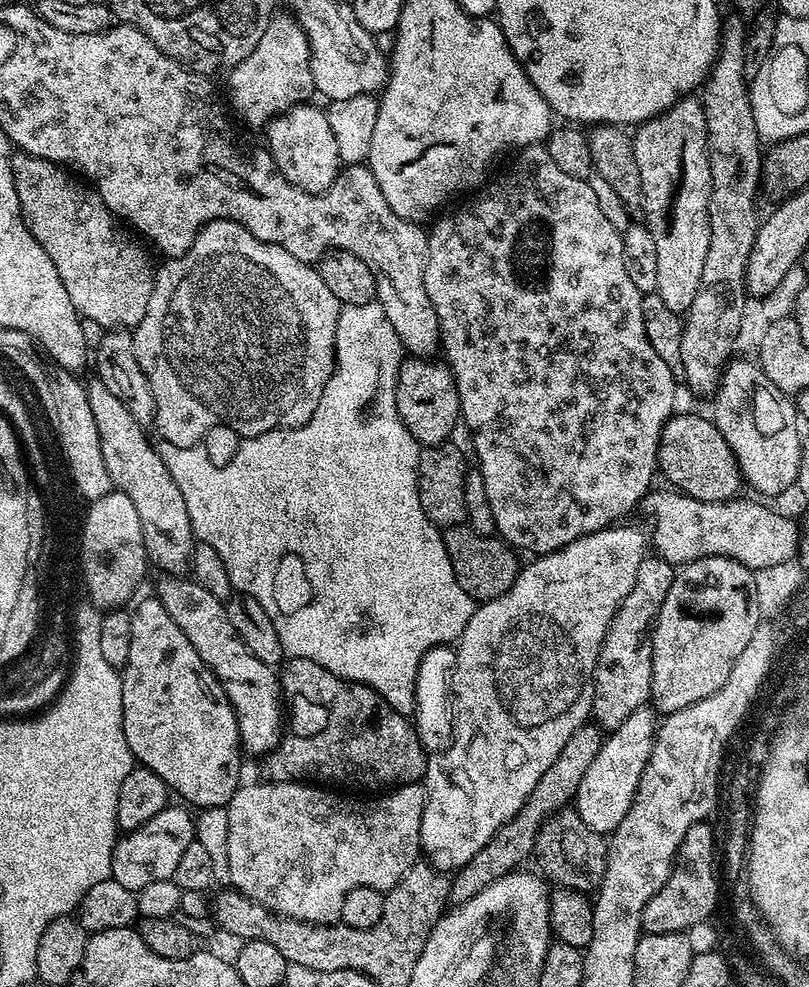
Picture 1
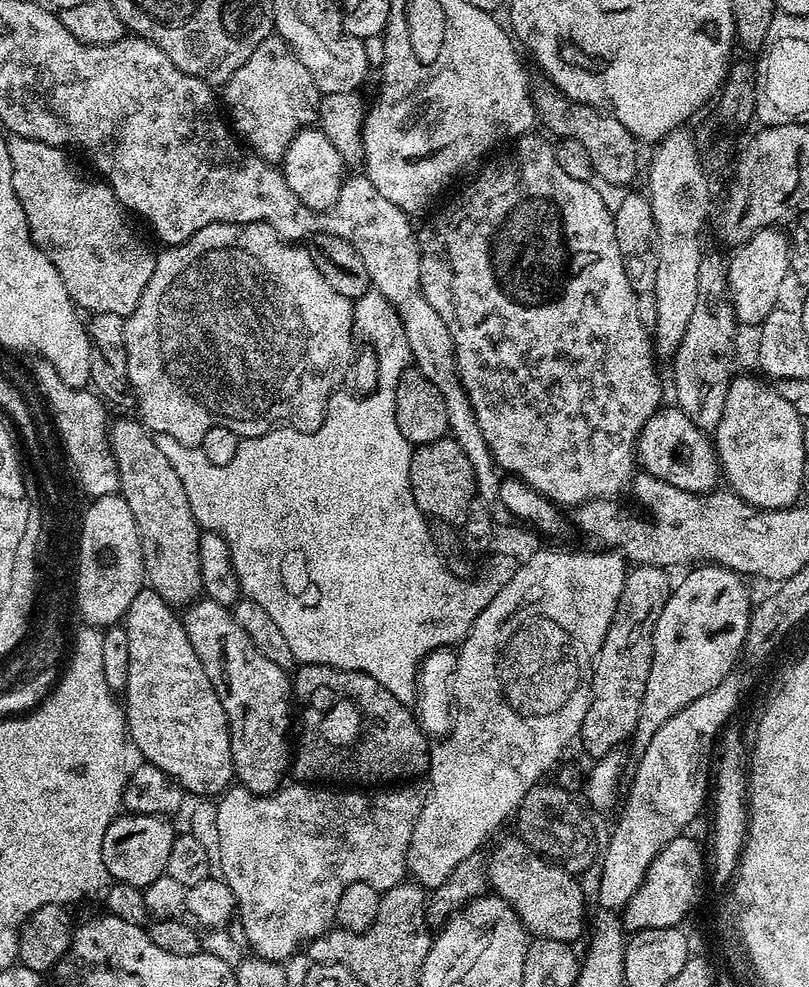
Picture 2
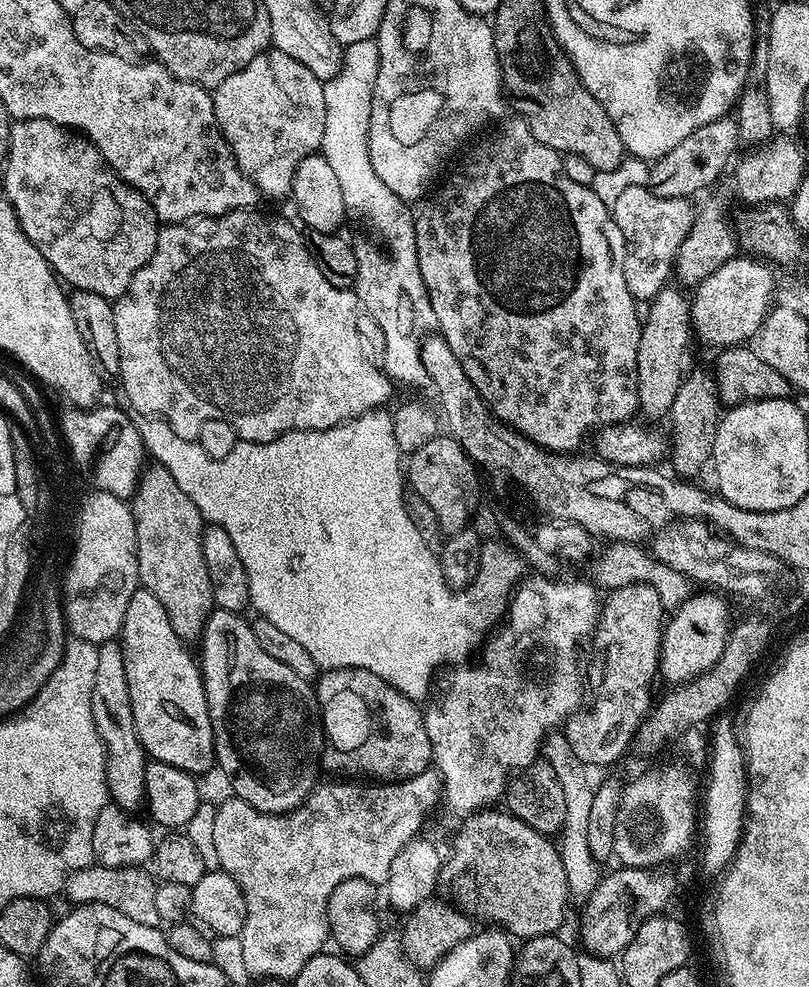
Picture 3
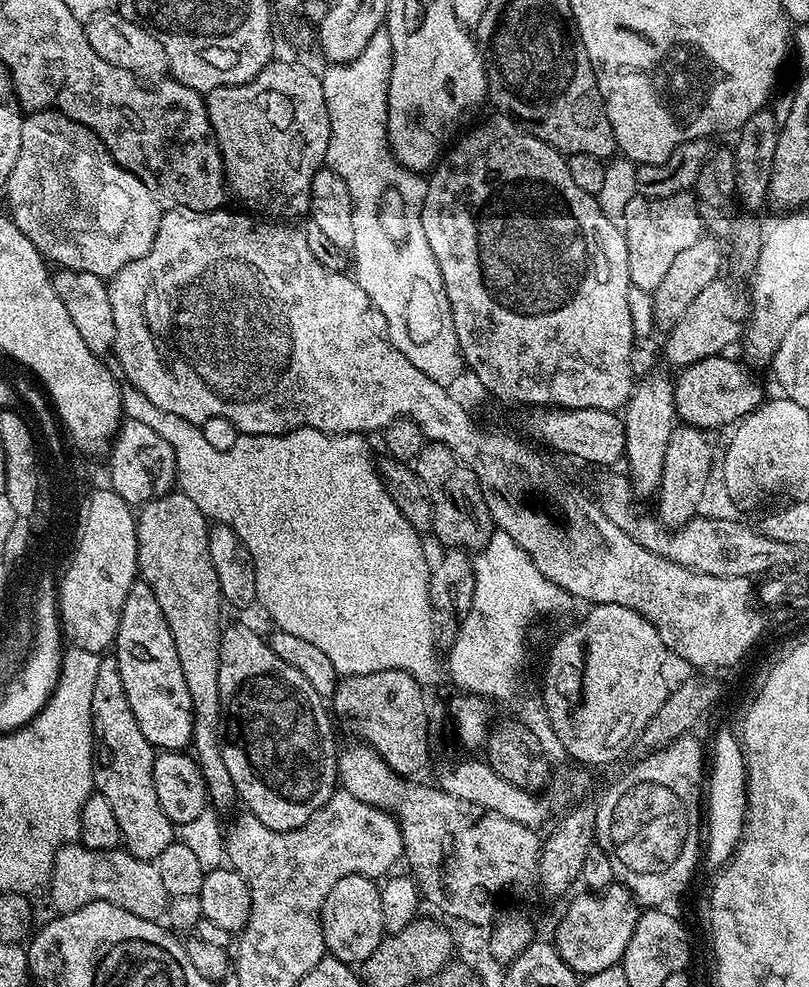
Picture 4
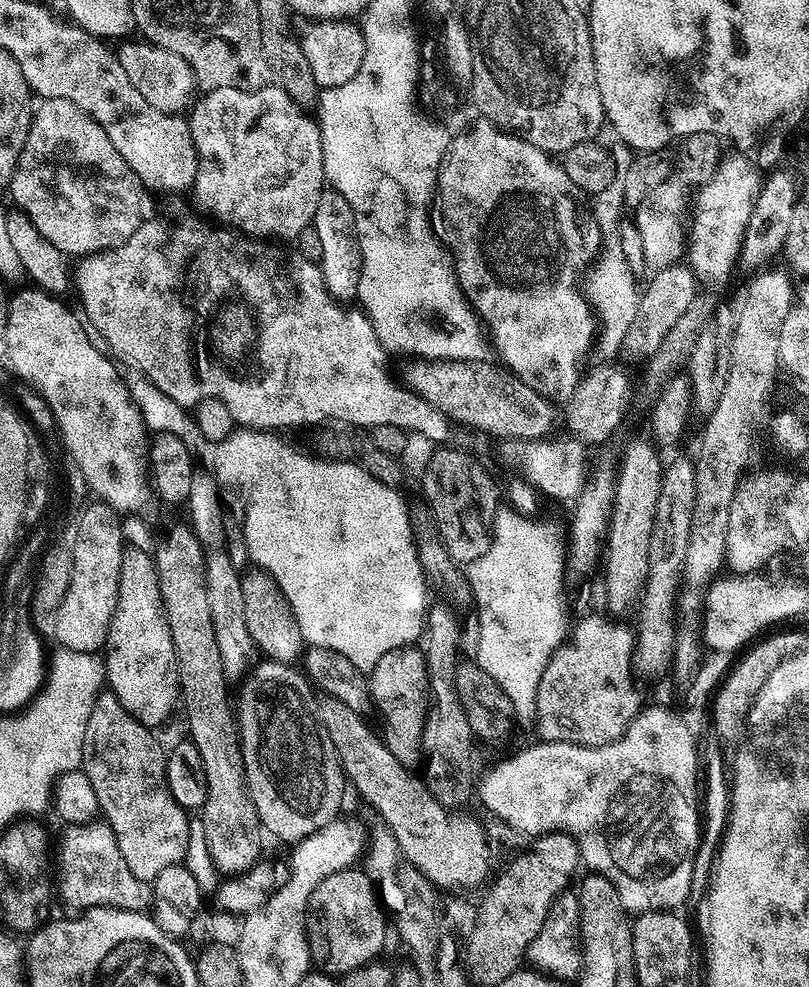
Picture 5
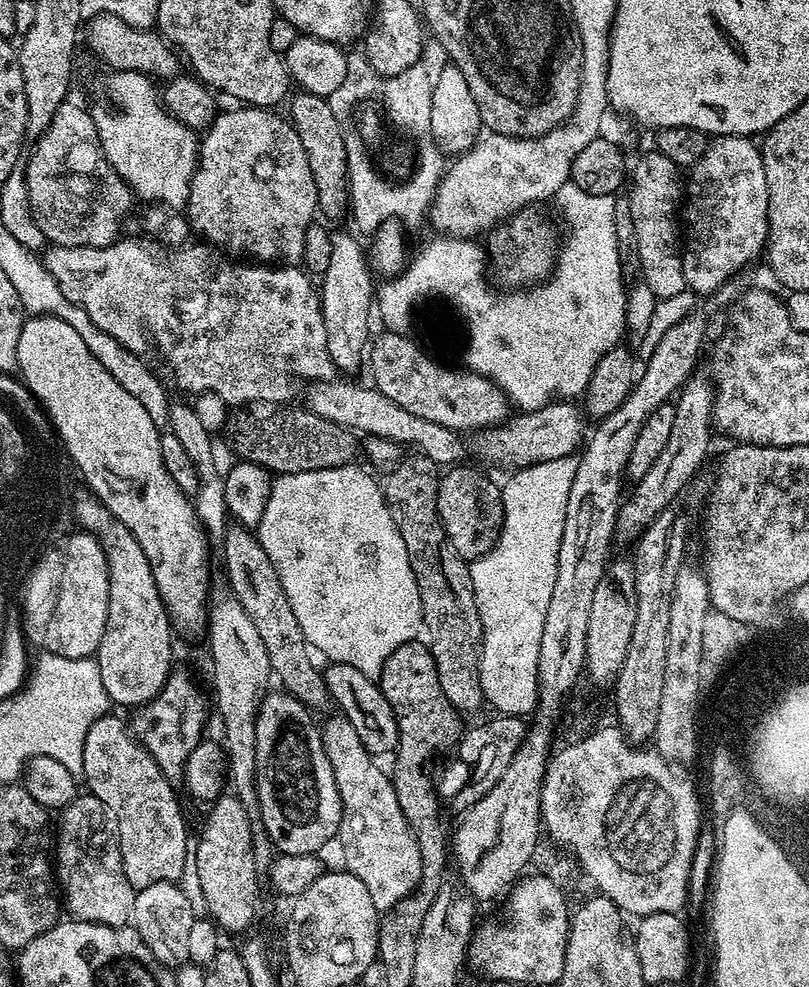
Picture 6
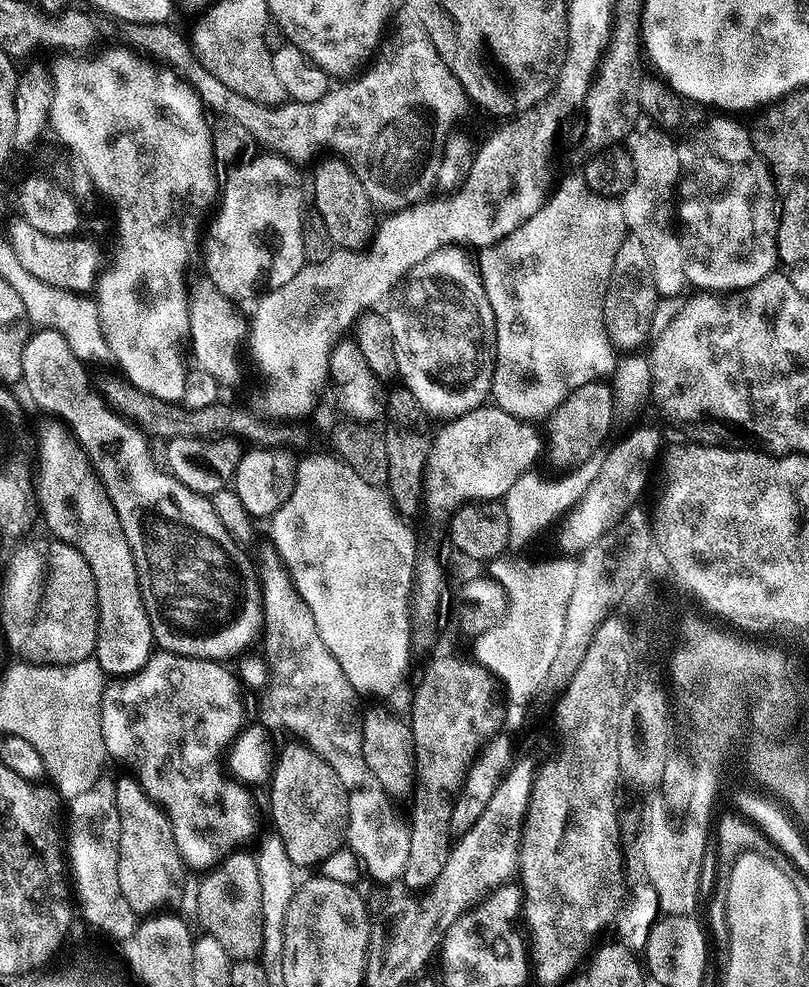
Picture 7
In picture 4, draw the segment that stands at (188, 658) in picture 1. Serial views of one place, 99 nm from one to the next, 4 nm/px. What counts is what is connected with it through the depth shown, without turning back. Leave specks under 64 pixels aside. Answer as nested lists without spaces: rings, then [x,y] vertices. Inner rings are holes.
[[[137,582],[126,594],[114,655],[118,674],[122,674],[122,686],[126,686],[126,698],[130,698],[130,710],[153,749],[187,749],[194,730],[190,690],[186,690],[186,678],[178,663],[170,626],[166,626],[162,606],[158,606],[158,598],[154,598],[154,590],[148,584]]]

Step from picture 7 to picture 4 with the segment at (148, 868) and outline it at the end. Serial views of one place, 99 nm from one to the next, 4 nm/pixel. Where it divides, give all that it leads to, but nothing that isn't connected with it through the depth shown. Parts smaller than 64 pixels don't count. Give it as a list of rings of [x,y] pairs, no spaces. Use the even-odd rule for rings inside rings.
[[[112,654],[101,655],[98,662],[92,699],[92,734],[96,743],[92,770],[95,791],[110,802],[114,818],[118,818],[118,830],[126,851],[139,860],[155,861],[162,854],[162,850],[166,850],[166,846],[173,844],[174,825],[170,818],[166,818],[166,814],[162,814],[162,806],[158,806],[158,793],[154,790],[156,752],[152,743],[142,734],[140,723],[130,710],[130,698],[126,698],[126,686],[122,686],[122,674],[118,674],[118,662]]]

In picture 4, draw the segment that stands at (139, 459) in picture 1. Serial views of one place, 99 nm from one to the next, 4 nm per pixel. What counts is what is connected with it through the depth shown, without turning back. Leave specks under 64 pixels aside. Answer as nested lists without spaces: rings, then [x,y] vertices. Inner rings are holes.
[[[173,490],[153,496],[139,509],[136,518],[136,567],[139,579],[154,590],[154,598],[158,598],[158,606],[162,606],[162,614],[166,618],[166,626],[170,626],[194,714],[190,748],[204,775],[209,801],[223,810],[232,803],[235,805],[238,797],[230,770],[226,770],[226,762],[222,758],[222,713],[218,694],[222,599],[208,545],[209,527],[208,517],[194,506],[194,502],[190,502],[190,498],[186,498],[184,492]]]

